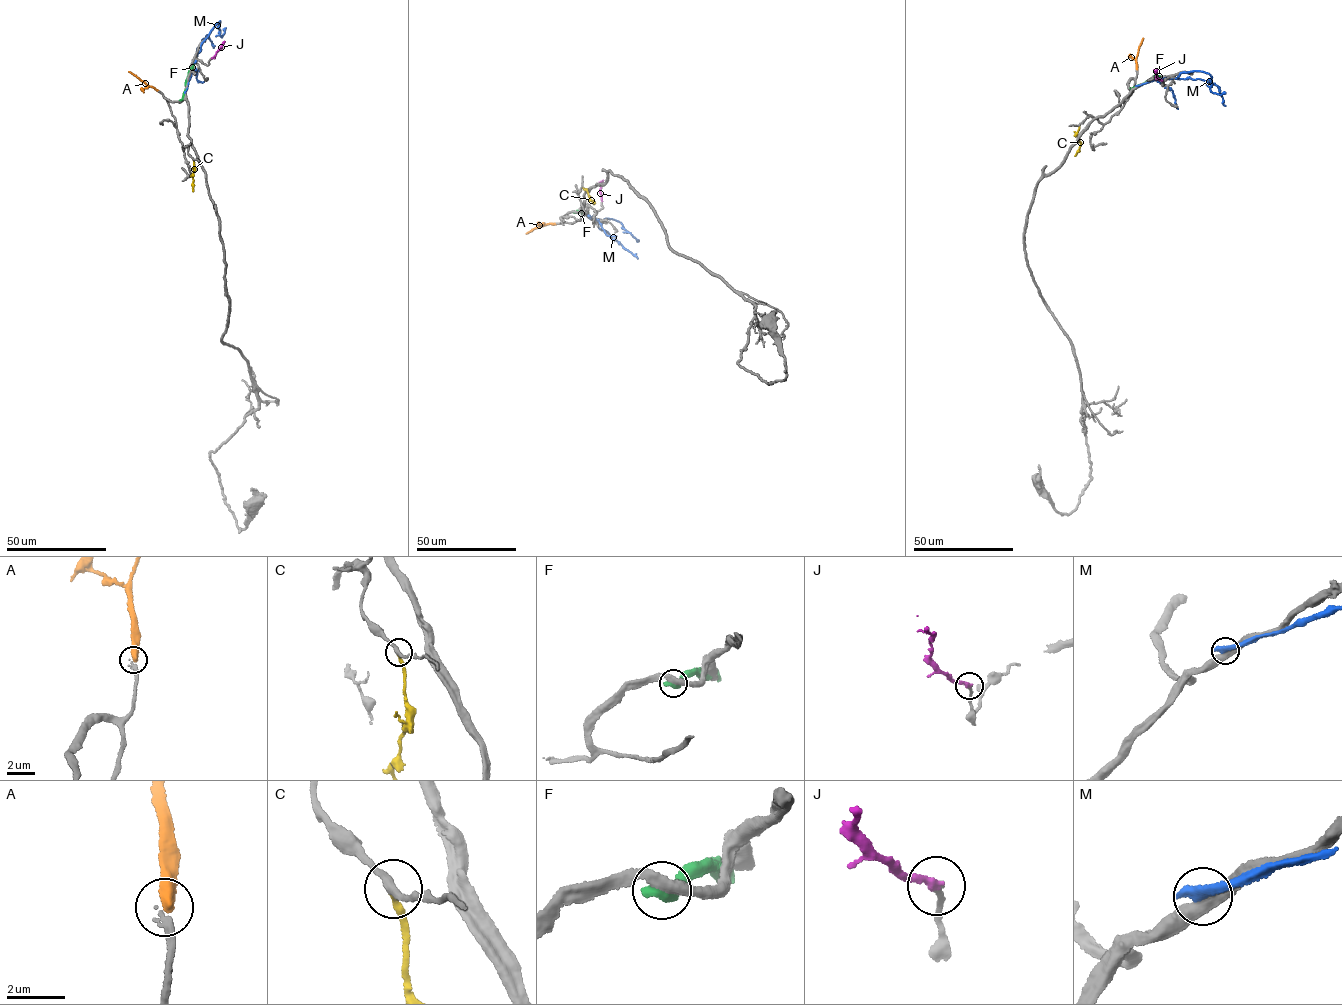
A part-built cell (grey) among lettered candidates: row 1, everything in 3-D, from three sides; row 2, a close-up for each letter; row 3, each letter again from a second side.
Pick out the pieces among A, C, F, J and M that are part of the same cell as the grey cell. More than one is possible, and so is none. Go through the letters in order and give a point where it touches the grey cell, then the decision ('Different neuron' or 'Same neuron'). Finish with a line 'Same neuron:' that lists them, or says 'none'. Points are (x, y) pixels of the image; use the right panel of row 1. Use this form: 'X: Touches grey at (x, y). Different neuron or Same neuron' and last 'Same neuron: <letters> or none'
A: Touches grey at (1136, 70). Same neuron
C: Touches grey at (1079, 126). Same neuron
F: Touches grey at (1130, 88). Different neuron
J: Touches grey at (1162, 80). Different neuron
M: Touches grey at (1137, 86). Different neuron
Same neuron: A, C

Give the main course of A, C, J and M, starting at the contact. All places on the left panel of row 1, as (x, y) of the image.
A: (158, 91), (128, 71)
C: (193, 159), (193, 191)
J: (211, 58), (225, 41)
M: (185, 91), (201, 44), (219, 21), (220, 35), (226, 28)

